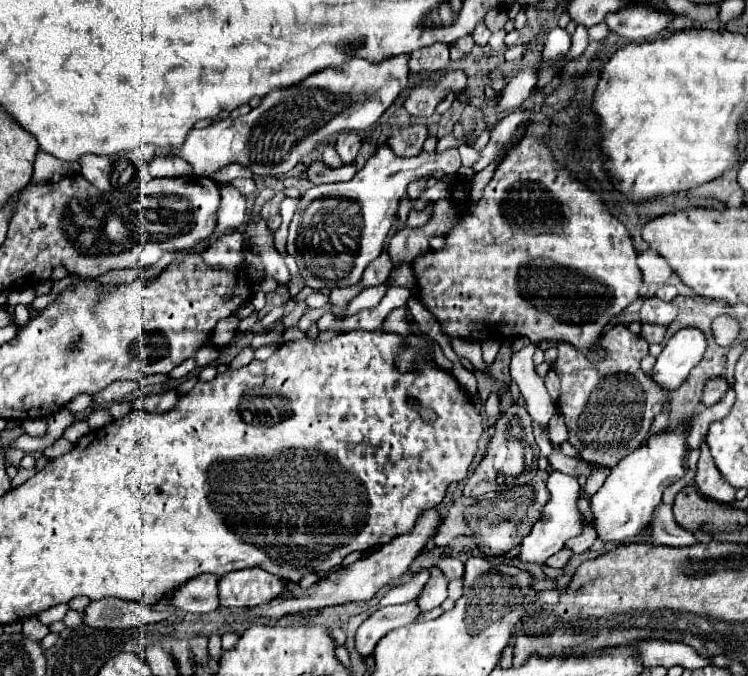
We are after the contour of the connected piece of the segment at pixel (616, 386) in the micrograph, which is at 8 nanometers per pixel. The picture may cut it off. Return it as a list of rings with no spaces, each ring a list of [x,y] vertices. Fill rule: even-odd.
[[[614,325],[602,335],[598,345],[608,355],[602,363],[592,365],[568,343],[558,343],[554,371],[562,383],[558,405],[566,417],[568,441],[588,463],[612,469],[646,439],[654,417],[662,411],[664,395],[640,369],[640,361],[648,355],[648,343],[640,335],[630,333],[624,325]]]

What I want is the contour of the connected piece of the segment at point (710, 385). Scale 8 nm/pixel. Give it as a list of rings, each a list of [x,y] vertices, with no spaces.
[[[712,377],[706,381],[704,389],[702,389],[702,403],[708,407],[708,405],[714,405],[722,399],[724,391],[726,391],[728,383],[724,377]]]

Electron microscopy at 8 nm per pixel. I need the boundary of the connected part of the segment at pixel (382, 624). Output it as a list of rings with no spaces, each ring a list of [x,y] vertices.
[[[418,599],[404,603],[404,605],[394,605],[394,607],[384,607],[372,613],[356,631],[356,649],[364,657],[368,657],[378,641],[388,633],[398,627],[404,627],[412,623],[418,617]]]

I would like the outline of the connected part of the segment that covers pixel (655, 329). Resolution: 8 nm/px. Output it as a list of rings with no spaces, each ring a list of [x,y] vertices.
[[[642,323],[642,337],[648,341],[648,343],[662,343],[664,341],[664,333],[666,333],[666,327],[662,325],[652,325],[652,323]]]

